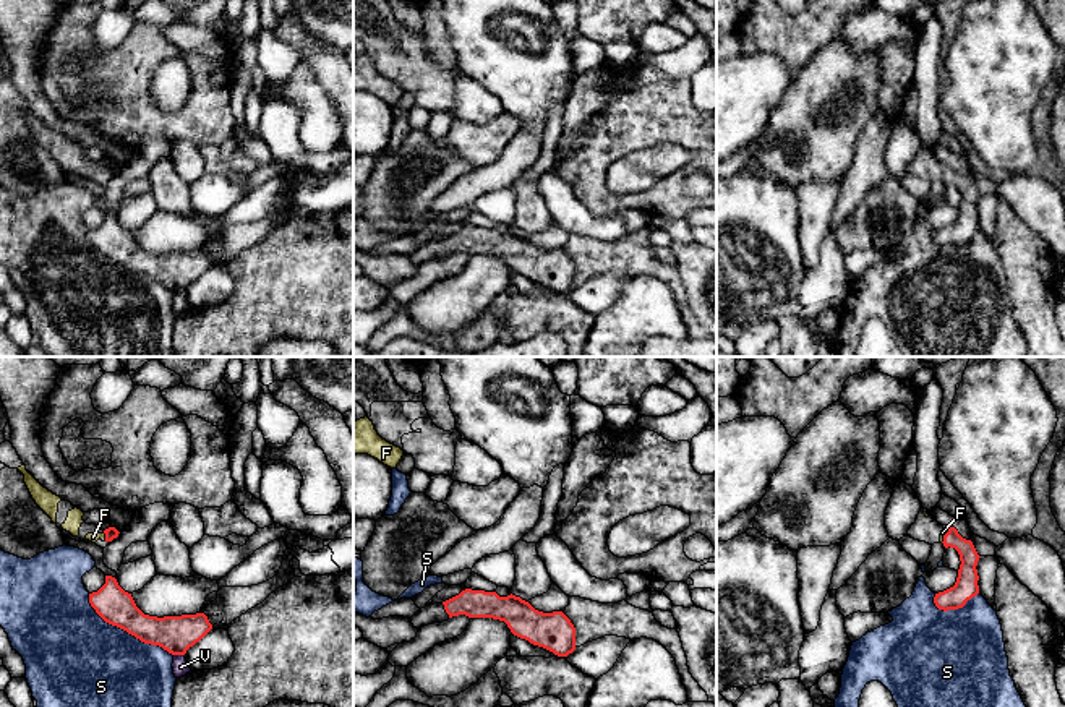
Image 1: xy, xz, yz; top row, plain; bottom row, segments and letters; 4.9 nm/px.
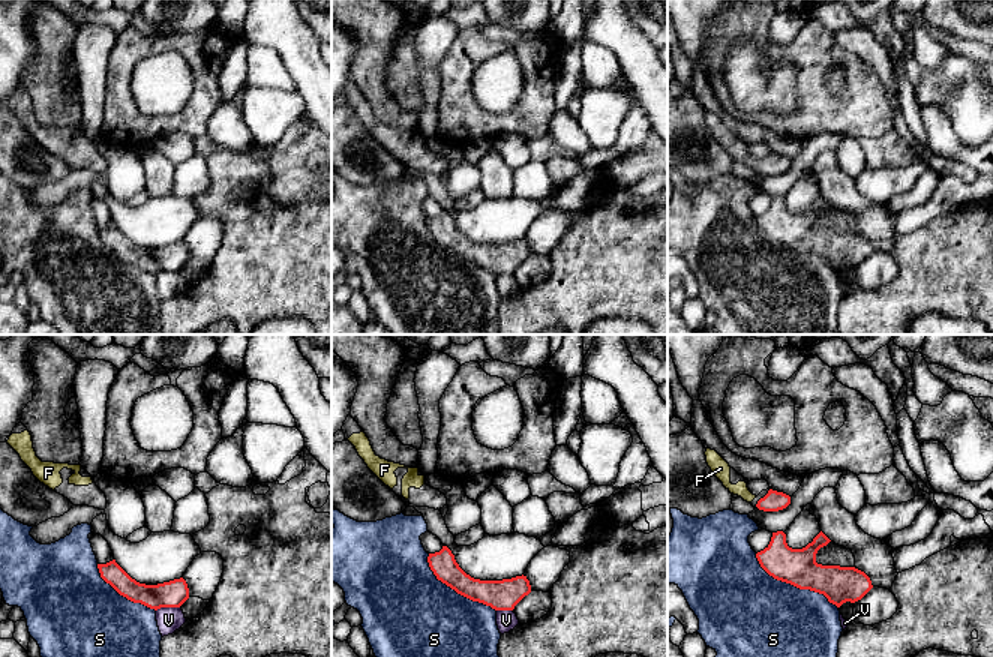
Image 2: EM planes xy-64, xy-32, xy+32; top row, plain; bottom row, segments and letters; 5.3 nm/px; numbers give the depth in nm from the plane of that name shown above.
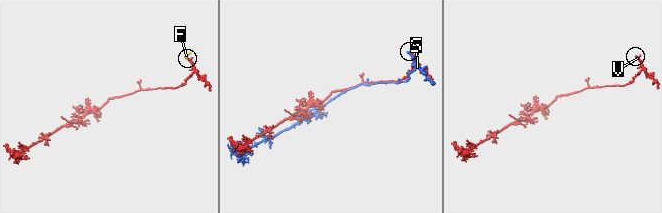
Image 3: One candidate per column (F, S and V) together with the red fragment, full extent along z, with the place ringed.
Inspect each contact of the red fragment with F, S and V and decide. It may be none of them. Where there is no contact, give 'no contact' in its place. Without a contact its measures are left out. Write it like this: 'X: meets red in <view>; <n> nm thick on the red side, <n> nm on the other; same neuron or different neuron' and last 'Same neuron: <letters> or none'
F: meets red in xy; 60 nm thick on the red side, 50 nm on the other; same neuron
S: meets red in xy; 190 nm thick on the red side, 440 nm on the other; different neuron
V: meets red in xy; 190 nm thick on the red side, 80 nm on the other; different neuron
Same neuron: F

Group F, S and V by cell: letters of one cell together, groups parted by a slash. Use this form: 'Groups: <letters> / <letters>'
Groups: F / S / V

